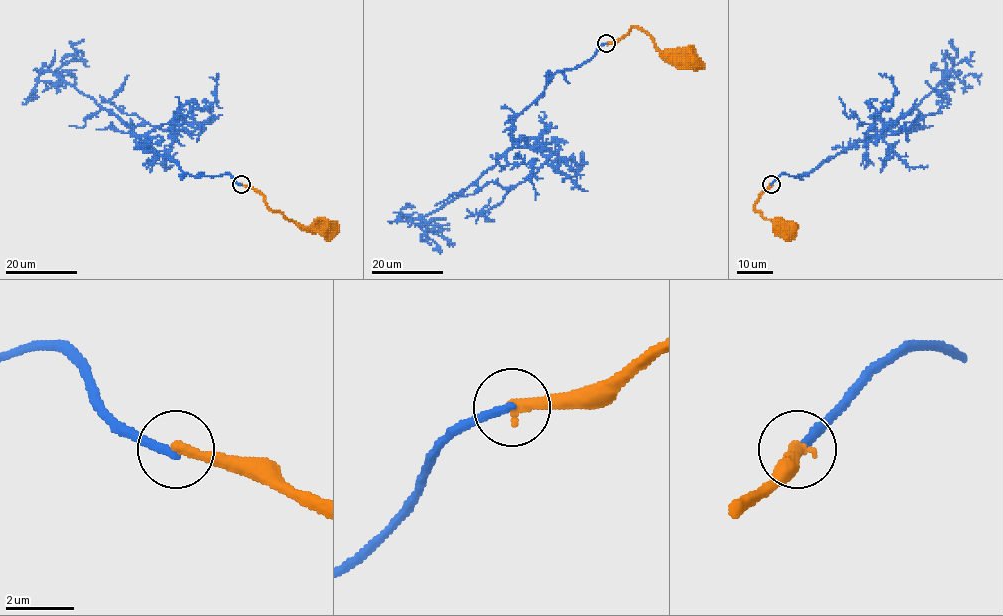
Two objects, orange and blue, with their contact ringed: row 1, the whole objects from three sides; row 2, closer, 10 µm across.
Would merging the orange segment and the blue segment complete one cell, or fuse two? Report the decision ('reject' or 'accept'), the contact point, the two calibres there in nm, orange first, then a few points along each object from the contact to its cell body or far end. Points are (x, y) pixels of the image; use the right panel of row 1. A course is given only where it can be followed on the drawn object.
reject | (771, 184) | 340/280 nm | orange via (770, 184), (760, 195), (754, 209), (764, 218), (777, 221), (777, 227), (792, 226), (790, 228) | blue via (770, 184), (782, 174), (802, 175), (863, 140), (882, 136), (950, 71), (962, 81), (973, 74), (980, 84)

